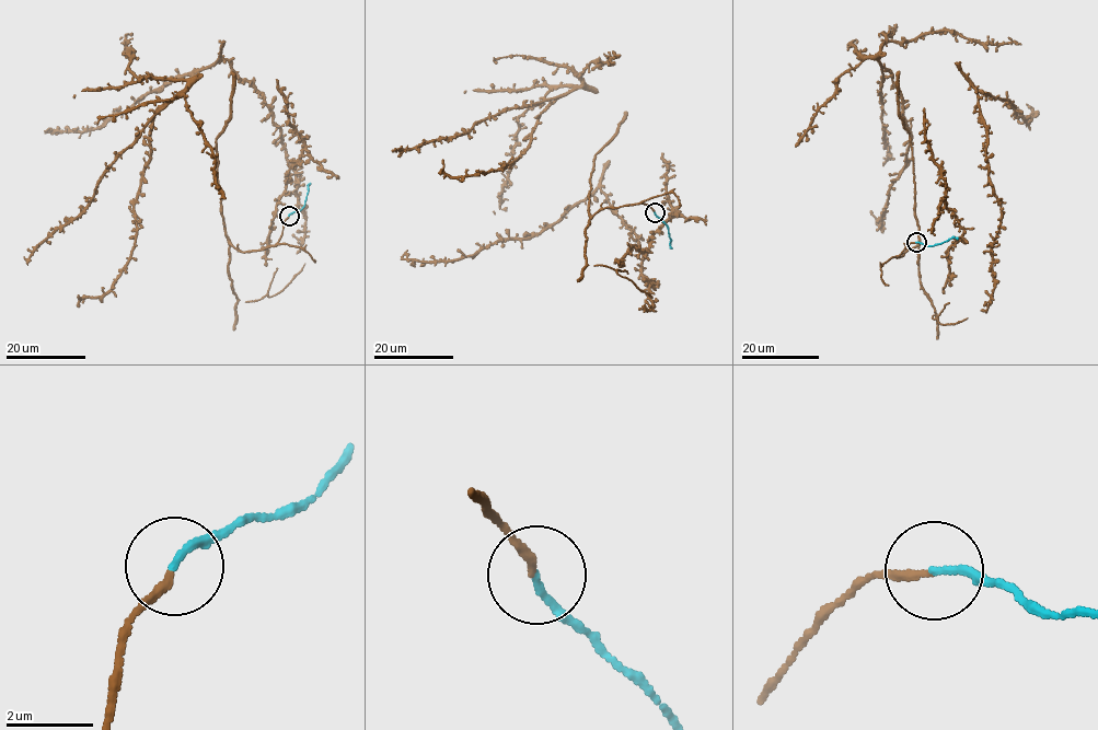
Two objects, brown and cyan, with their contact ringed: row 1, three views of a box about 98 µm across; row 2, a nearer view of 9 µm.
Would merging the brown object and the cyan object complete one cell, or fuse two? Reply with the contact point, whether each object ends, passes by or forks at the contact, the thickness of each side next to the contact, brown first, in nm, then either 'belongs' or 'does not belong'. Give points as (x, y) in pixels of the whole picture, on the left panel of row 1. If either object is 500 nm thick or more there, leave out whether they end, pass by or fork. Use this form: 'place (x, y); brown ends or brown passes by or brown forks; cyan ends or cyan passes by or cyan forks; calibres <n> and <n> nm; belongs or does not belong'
place (289, 216); brown ends; cyan ends; calibres 180 and 150 nm; belongs

